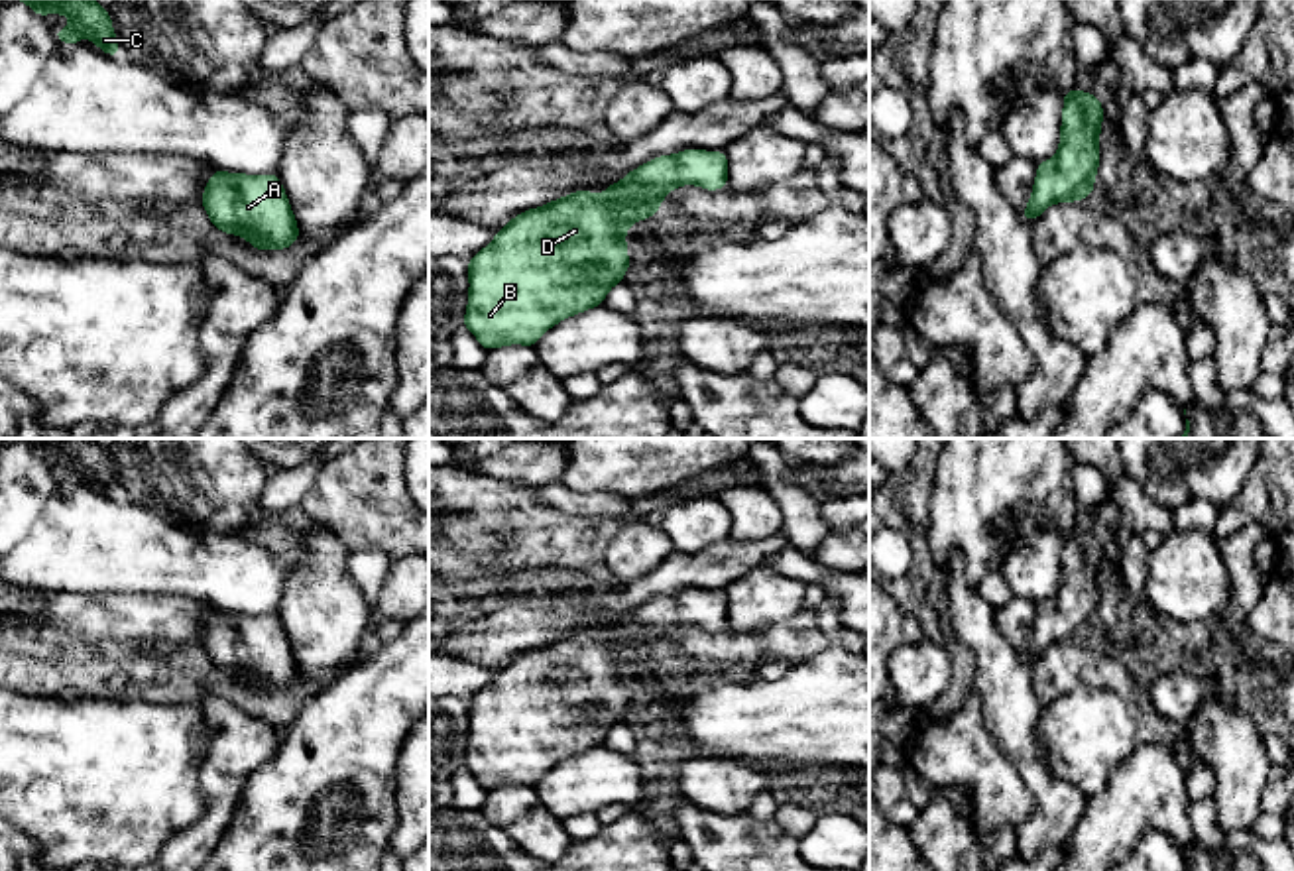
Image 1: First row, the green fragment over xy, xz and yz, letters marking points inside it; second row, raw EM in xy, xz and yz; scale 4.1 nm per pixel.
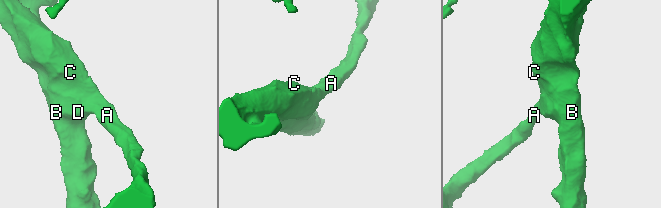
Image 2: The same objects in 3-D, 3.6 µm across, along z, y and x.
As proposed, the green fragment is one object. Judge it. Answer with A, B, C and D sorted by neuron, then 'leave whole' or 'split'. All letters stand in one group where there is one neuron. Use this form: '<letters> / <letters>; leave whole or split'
A B C D; leave whole

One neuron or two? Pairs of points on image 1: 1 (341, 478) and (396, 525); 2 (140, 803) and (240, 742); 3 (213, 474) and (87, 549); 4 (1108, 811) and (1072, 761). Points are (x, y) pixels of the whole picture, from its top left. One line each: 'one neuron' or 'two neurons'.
1: one neuron
2: two neurons
3: two neurons
4: two neurons

